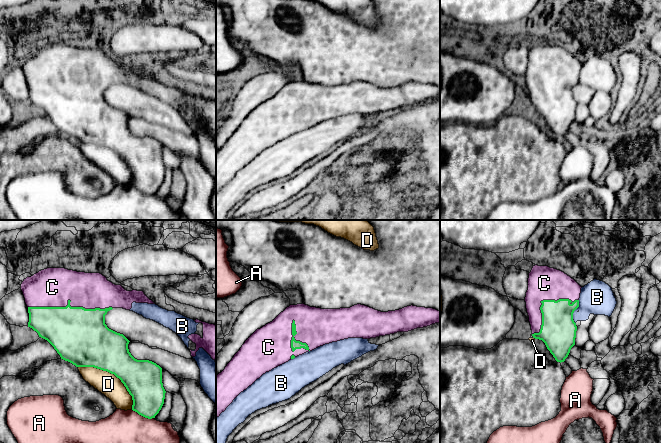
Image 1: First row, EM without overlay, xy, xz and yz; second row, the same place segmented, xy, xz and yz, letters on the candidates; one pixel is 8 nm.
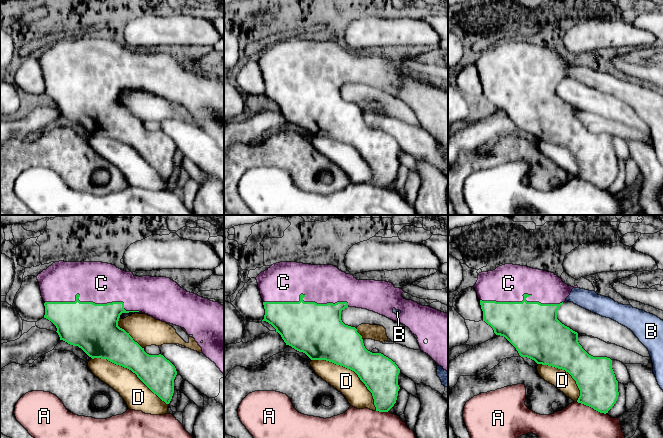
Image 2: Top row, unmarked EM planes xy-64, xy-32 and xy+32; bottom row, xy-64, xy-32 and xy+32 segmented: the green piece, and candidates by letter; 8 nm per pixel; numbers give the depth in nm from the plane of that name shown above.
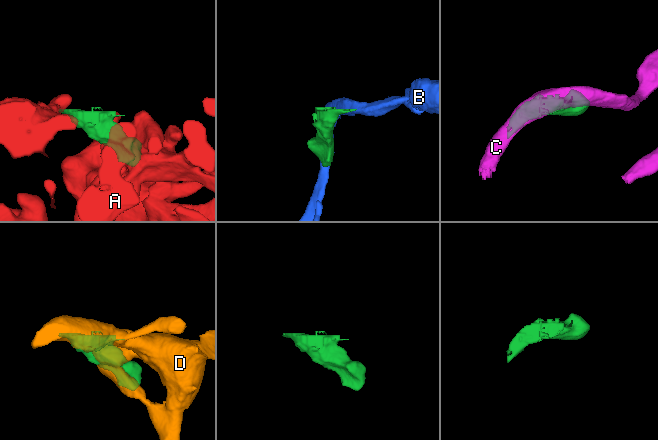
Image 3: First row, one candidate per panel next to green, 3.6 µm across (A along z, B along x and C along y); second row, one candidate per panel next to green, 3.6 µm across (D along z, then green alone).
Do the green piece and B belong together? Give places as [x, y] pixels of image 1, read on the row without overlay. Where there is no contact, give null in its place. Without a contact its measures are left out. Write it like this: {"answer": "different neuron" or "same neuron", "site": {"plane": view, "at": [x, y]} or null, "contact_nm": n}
{"answer": "same neuron", "site": {"plane": "yz", "at": [573, 88]}, "contact_nm": 190}

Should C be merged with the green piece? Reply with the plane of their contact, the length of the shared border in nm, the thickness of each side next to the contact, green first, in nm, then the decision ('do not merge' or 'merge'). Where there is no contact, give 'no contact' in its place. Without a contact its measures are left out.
contact in xy; length 700 nm; calibres 440 and 320 nm; do not merge

